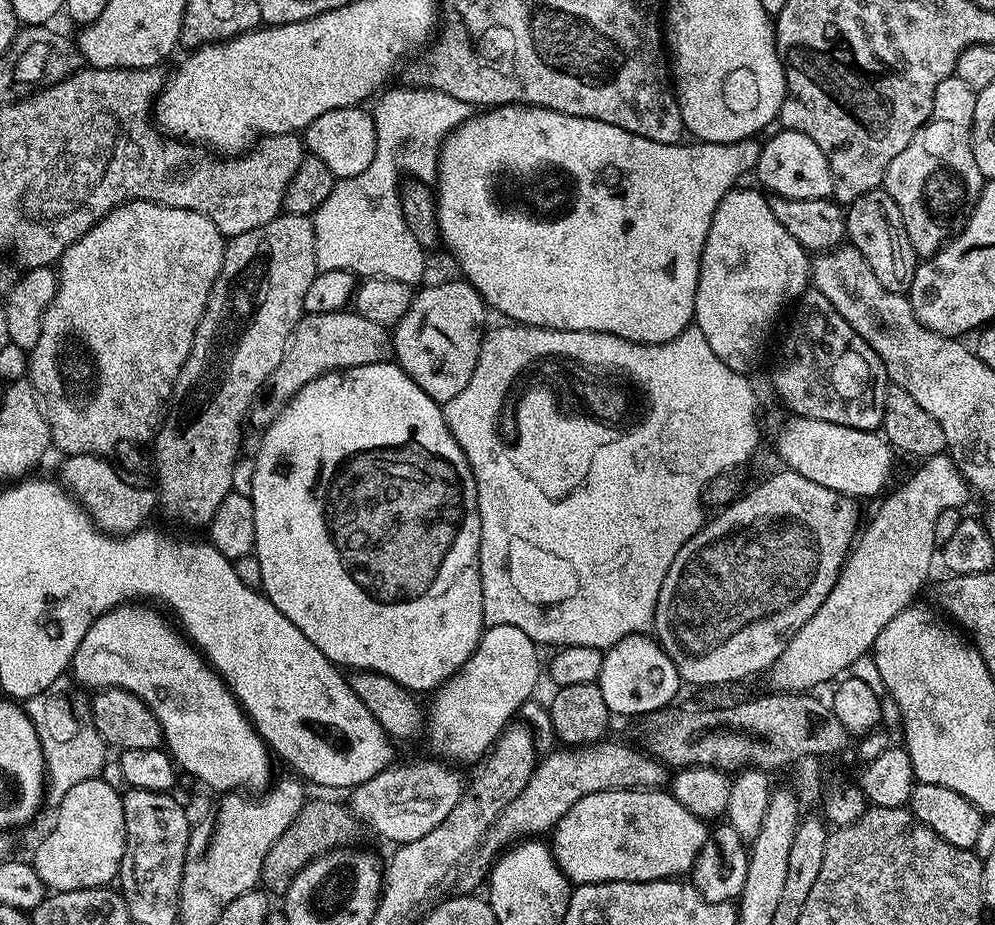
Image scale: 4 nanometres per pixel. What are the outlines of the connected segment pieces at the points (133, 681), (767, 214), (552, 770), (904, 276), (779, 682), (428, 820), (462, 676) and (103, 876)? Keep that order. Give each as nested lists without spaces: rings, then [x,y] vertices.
[[[129,602],[103,612],[90,630],[86,630],[86,638],[78,642],[78,650],[72,655],[70,672],[75,683],[85,684],[91,690],[121,688],[133,692],[152,711],[154,718],[158,718],[168,755],[194,779],[209,784],[216,794],[232,794],[237,790],[256,794],[267,789],[273,779],[273,757],[268,745],[256,733],[256,728],[237,702],[236,695],[215,668],[173,627],[167,615],[159,616],[152,608],[155,607]]]
[[[737,186],[729,190],[726,198],[718,202],[710,230],[706,234],[706,246],[700,259],[698,290],[694,294],[694,324],[706,334],[710,350],[726,362],[726,366],[743,369],[744,356],[748,356],[759,344],[768,340],[776,319],[780,316],[784,304],[791,305],[810,287],[810,253],[790,235],[782,222],[774,218],[770,210],[768,196],[759,187],[744,188]]]
[[[606,743],[560,746],[549,751],[533,769],[530,782],[526,782],[522,794],[518,794],[518,798],[514,798],[514,802],[510,802],[510,806],[506,806],[506,810],[502,810],[500,817],[492,823],[484,843],[478,849],[478,856],[488,862],[517,838],[547,833],[556,827],[574,802],[595,792],[613,792],[619,788],[660,790],[669,783],[669,769],[653,755],[643,752],[643,756],[624,744]]]
[[[878,187],[862,194],[862,198],[858,198],[853,204],[847,205],[846,215],[847,239],[851,247],[860,251],[862,258],[866,258],[870,270],[874,270],[874,278],[878,278],[878,282],[882,282],[888,292],[907,293],[912,287],[918,257],[914,246],[910,246],[898,202],[894,202],[894,198],[890,198],[890,194],[883,187]]]
[[[951,455],[929,456],[921,464],[924,465],[901,488],[893,487],[883,497],[884,505],[869,524],[867,521],[863,525],[840,569],[836,585],[822,606],[818,606],[816,613],[792,633],[791,642],[770,669],[771,687],[776,692],[803,693],[816,690],[814,688],[827,680],[835,681],[849,671],[847,668],[855,660],[863,656],[865,659],[886,622],[915,601],[912,599],[928,580],[932,555],[938,552],[934,538],[938,514],[942,514],[944,508],[963,509],[970,497],[968,482]]]
[[[436,760],[389,766],[365,784],[351,789],[352,815],[365,829],[373,828],[378,835],[397,845],[414,842],[430,833],[454,810],[466,787],[465,776],[450,768],[451,765]]]
[[[488,626],[480,635],[476,652],[461,666],[447,682],[441,684],[431,697],[432,709],[426,712],[426,737],[432,743],[432,748],[441,757],[449,761],[476,760],[479,761],[491,749],[495,739],[504,731],[504,727],[517,715],[518,699],[516,688],[523,684],[536,684],[542,680],[542,660],[538,653],[538,645],[518,626]]]
[[[104,778],[80,782],[62,798],[55,809],[56,821],[44,841],[30,857],[32,869],[52,892],[86,890],[111,885],[119,877],[126,846],[124,797],[115,792]]]

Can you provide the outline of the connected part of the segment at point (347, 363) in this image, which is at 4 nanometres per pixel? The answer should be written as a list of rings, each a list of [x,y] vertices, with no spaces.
[[[355,310],[305,314],[292,331],[292,339],[284,349],[282,362],[278,362],[274,374],[270,374],[256,401],[252,403],[247,423],[253,424],[257,430],[263,430],[276,421],[294,394],[298,394],[298,390],[302,390],[302,386],[314,378],[324,376],[327,372],[339,372],[341,368],[382,364],[391,361],[393,356],[389,329],[378,322],[370,322],[370,318],[362,318]]]

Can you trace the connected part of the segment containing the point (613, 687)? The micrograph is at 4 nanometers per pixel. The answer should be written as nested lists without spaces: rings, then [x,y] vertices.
[[[651,635],[627,636],[614,647],[604,652],[599,686],[603,701],[612,714],[617,716],[638,716],[667,709],[673,703],[676,691],[682,688],[682,681],[674,662]]]

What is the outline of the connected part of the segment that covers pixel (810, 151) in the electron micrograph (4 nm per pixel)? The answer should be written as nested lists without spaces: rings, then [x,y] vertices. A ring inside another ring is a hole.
[[[780,130],[777,136],[770,137],[768,141],[765,139],[754,169],[754,176],[760,179],[758,181],[759,187],[774,196],[781,196],[782,198],[822,198],[823,200],[832,196],[832,171],[826,162],[826,154],[822,154],[822,150],[818,150],[815,142],[801,132]]]

